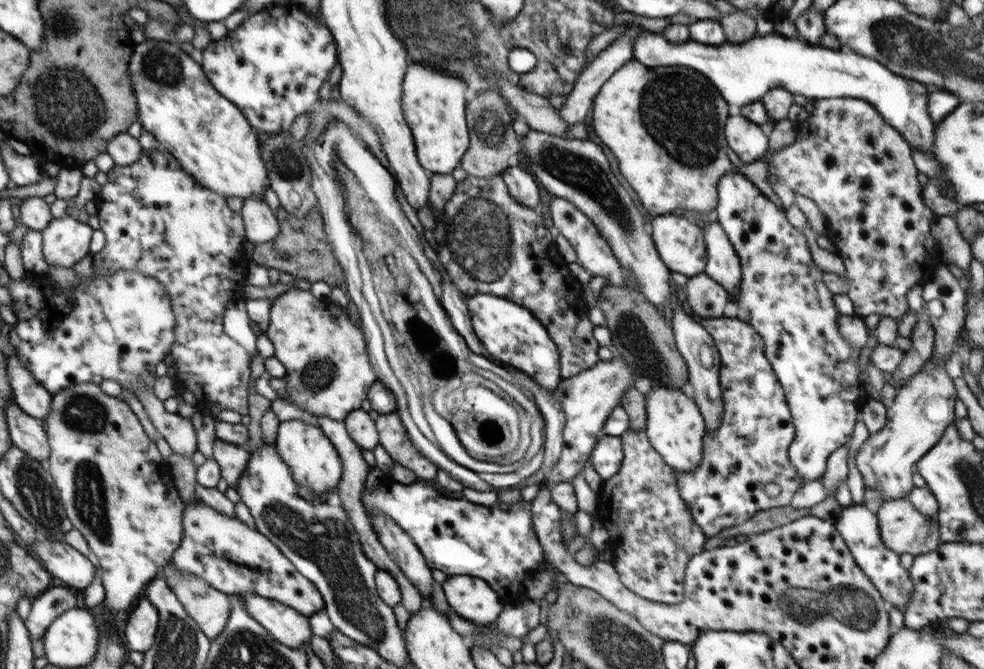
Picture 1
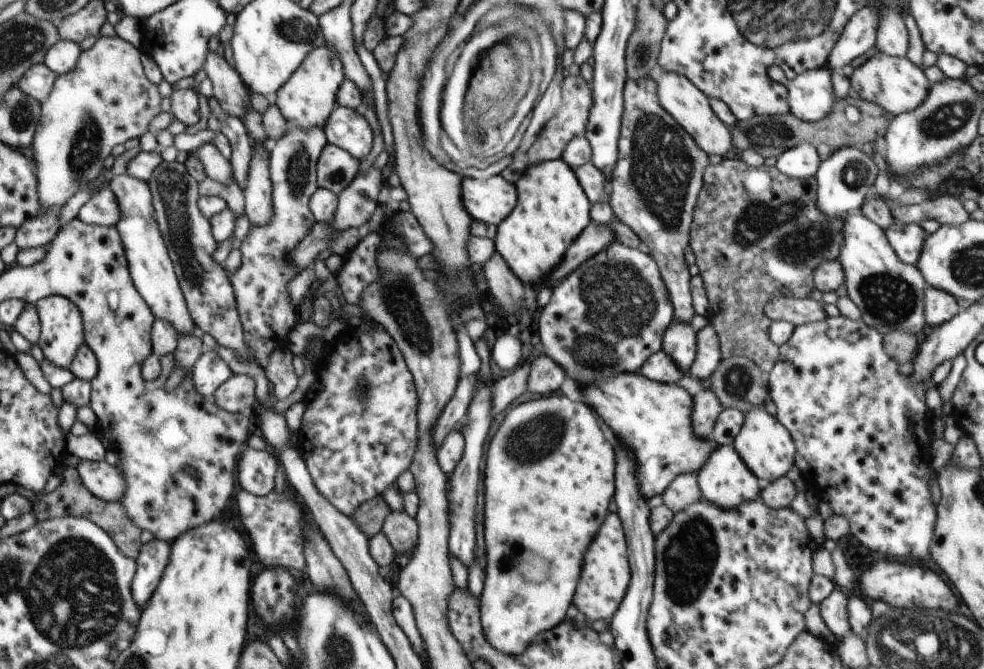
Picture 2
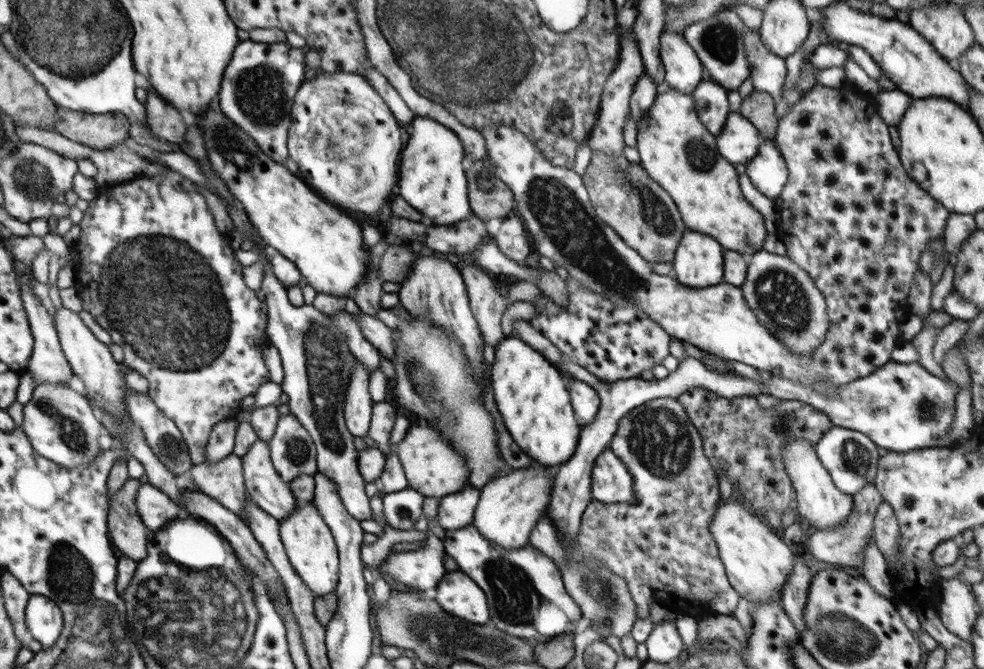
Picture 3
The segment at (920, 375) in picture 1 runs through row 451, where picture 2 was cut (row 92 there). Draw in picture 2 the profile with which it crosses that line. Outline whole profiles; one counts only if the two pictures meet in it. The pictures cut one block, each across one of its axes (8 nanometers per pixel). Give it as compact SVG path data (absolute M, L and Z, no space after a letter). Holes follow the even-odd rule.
M880 52L854 68L849 79L860 98L878 104L892 117L918 108L928 96L931 86L930 80L924 76L923 68L918 68L908 58L893 57Z

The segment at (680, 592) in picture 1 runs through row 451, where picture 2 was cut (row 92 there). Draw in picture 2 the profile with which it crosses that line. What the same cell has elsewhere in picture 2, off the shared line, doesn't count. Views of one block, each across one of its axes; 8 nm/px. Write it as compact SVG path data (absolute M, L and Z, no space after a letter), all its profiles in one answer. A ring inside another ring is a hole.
M653 75L642 76L638 79L627 78L623 90L624 114L618 140L618 162L612 172L612 192L610 208L614 219L626 224L641 242L650 250L649 255L656 261L660 274L666 284L670 300L673 304L673 320L690 322L695 312L691 295L691 274L686 262L684 251L689 247L690 225L698 200L699 192L704 186L703 176L710 166L708 155L692 137L660 104L656 92L656 79Z

